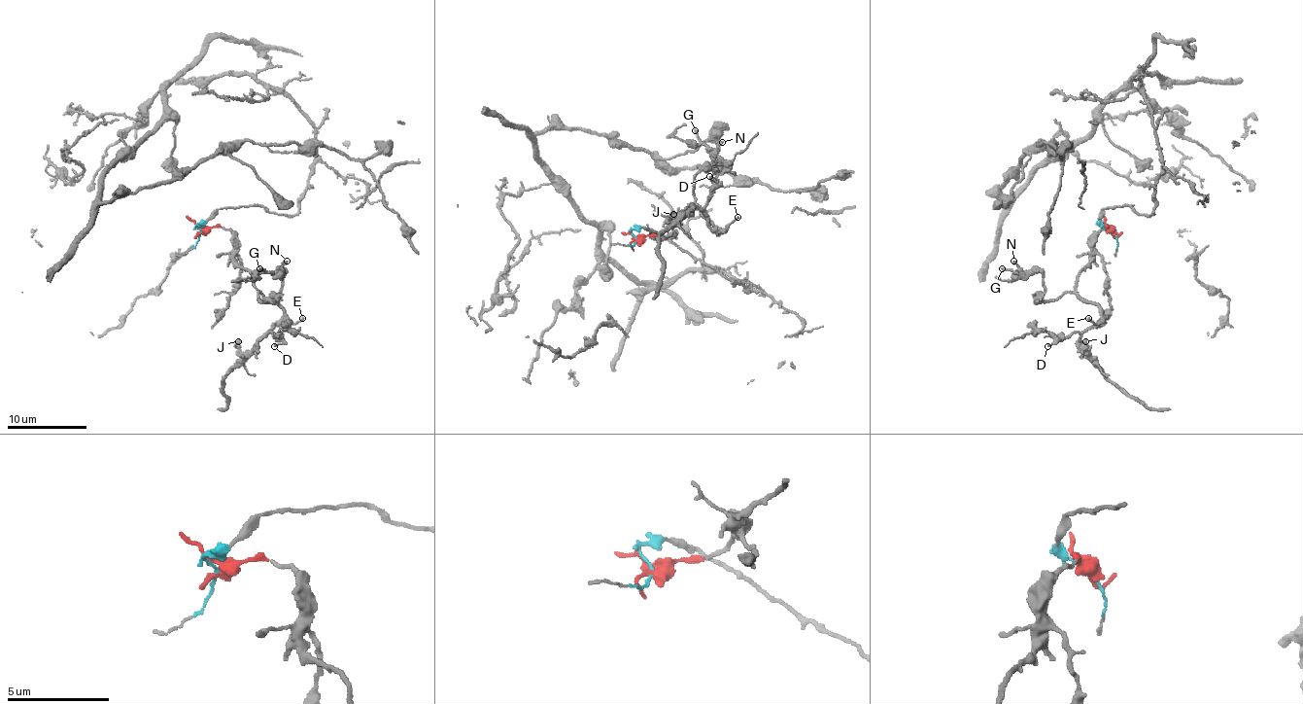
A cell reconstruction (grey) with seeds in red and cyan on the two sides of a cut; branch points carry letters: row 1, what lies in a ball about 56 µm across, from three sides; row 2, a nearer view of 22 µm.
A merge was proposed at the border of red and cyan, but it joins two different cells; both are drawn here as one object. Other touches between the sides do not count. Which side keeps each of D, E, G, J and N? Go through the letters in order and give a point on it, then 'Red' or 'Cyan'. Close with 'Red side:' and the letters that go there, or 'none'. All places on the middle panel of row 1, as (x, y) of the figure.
D: Place: (709, 176). Red
E: Place: (737, 217). Red
G: Place: (695, 130). Red
J: Place: (673, 214). Red
N: Place: (722, 142). Red
Red side: D, E, G, J, N

